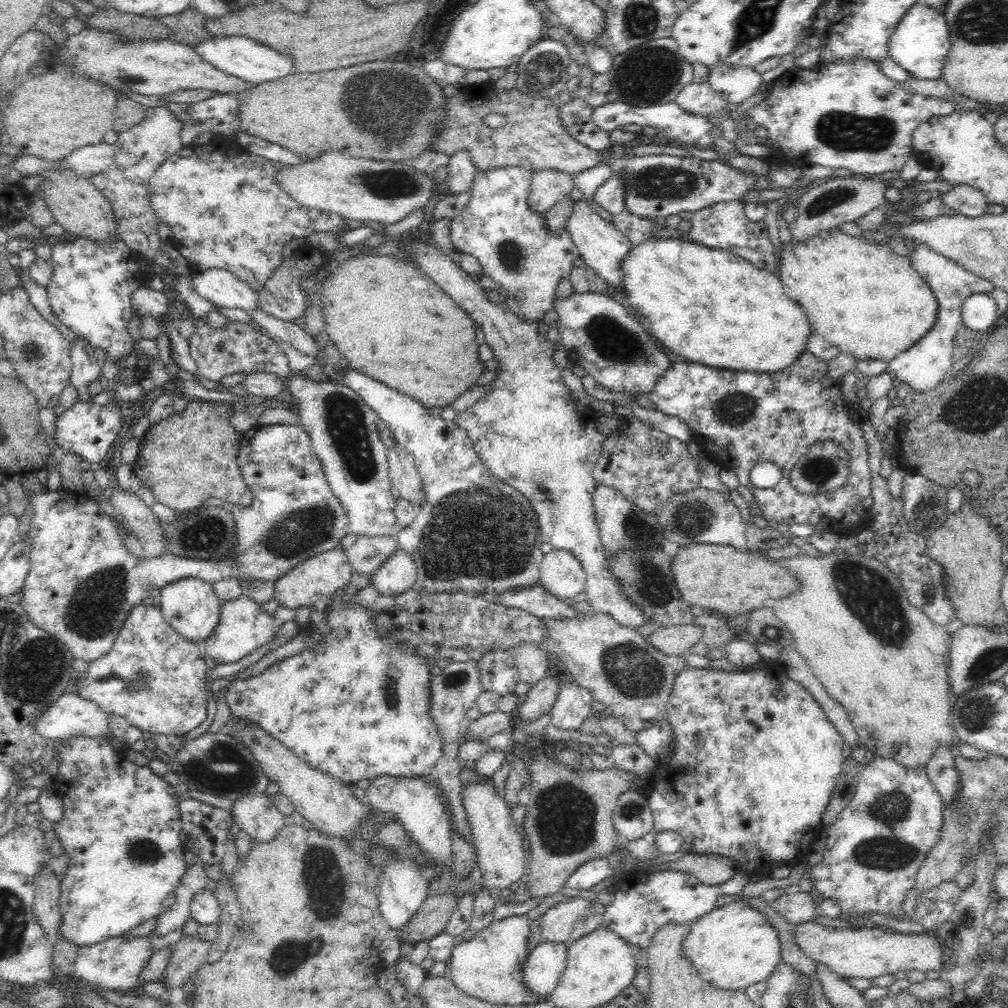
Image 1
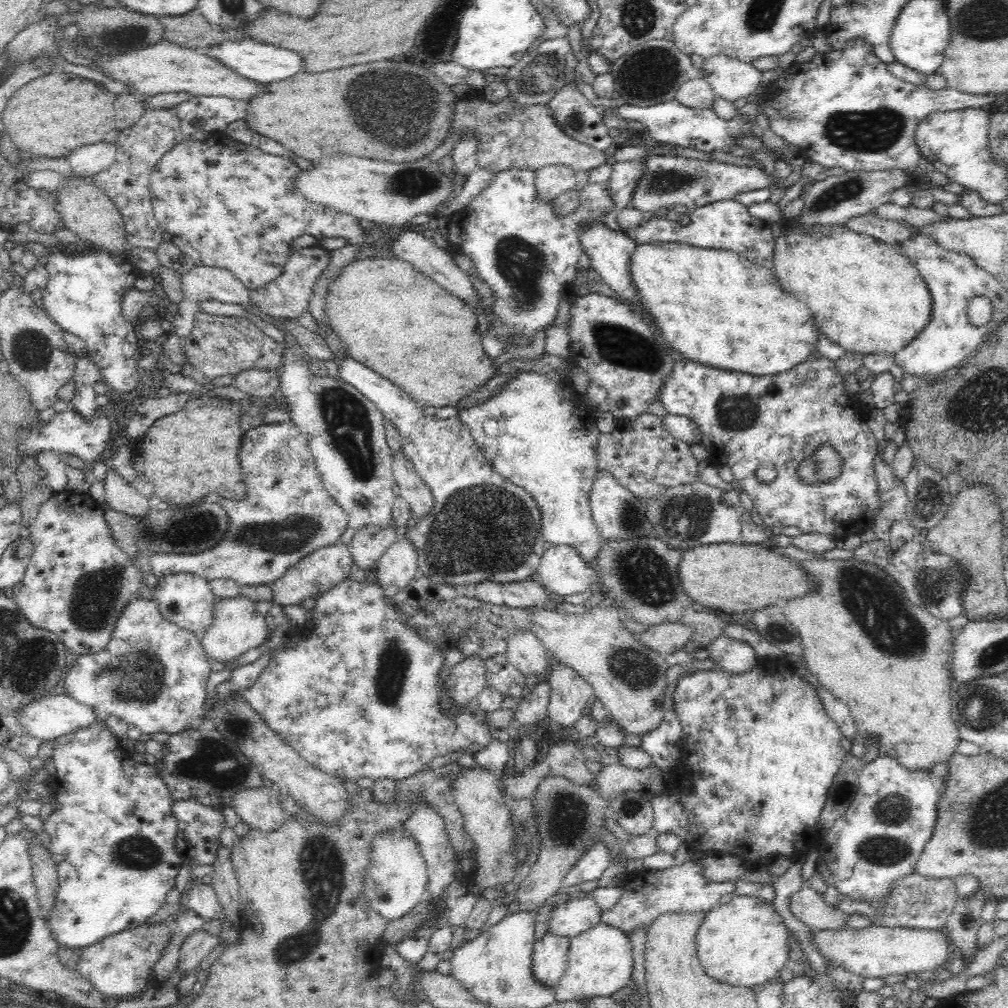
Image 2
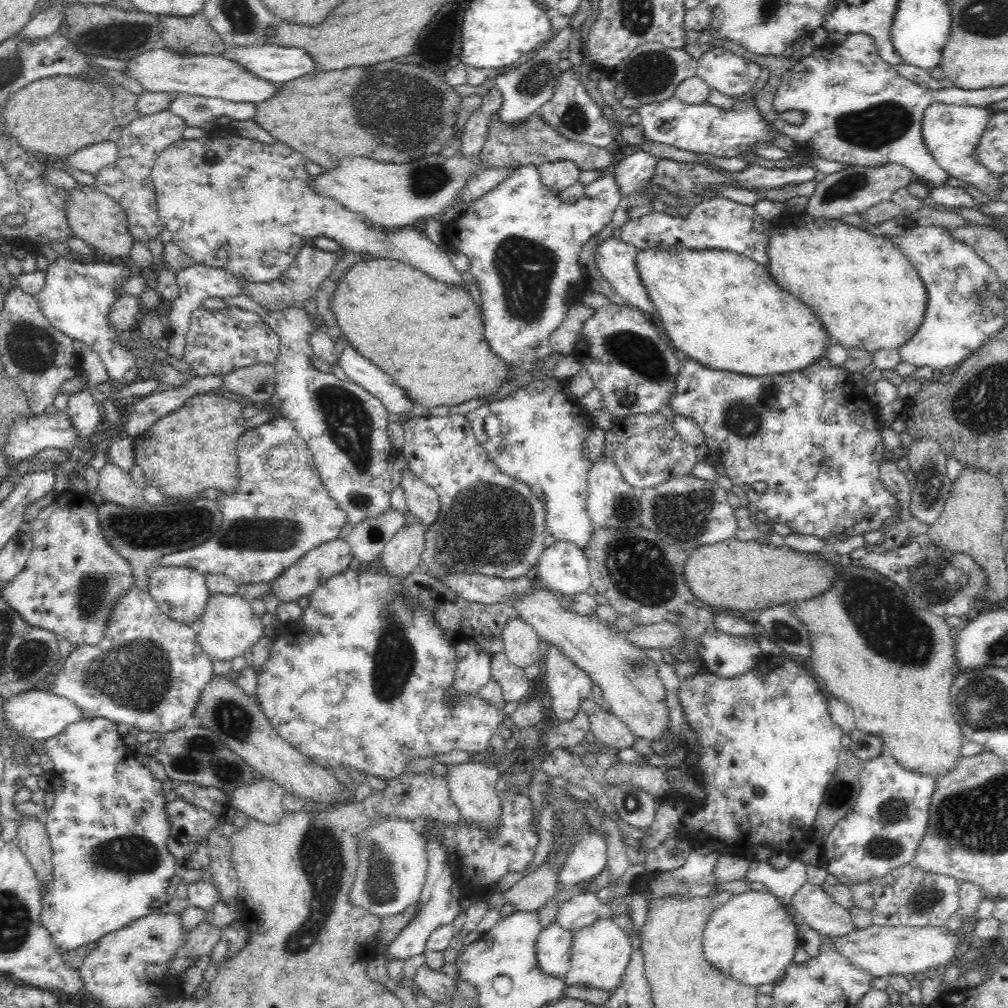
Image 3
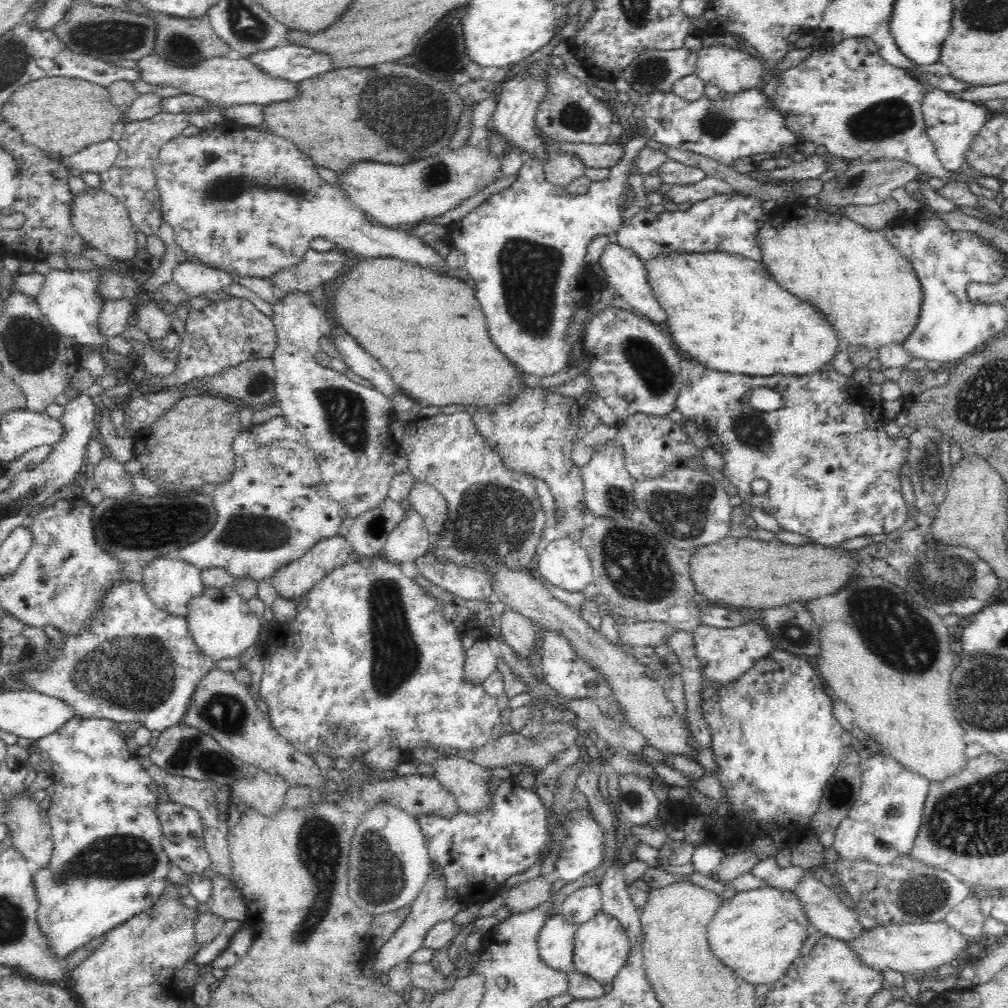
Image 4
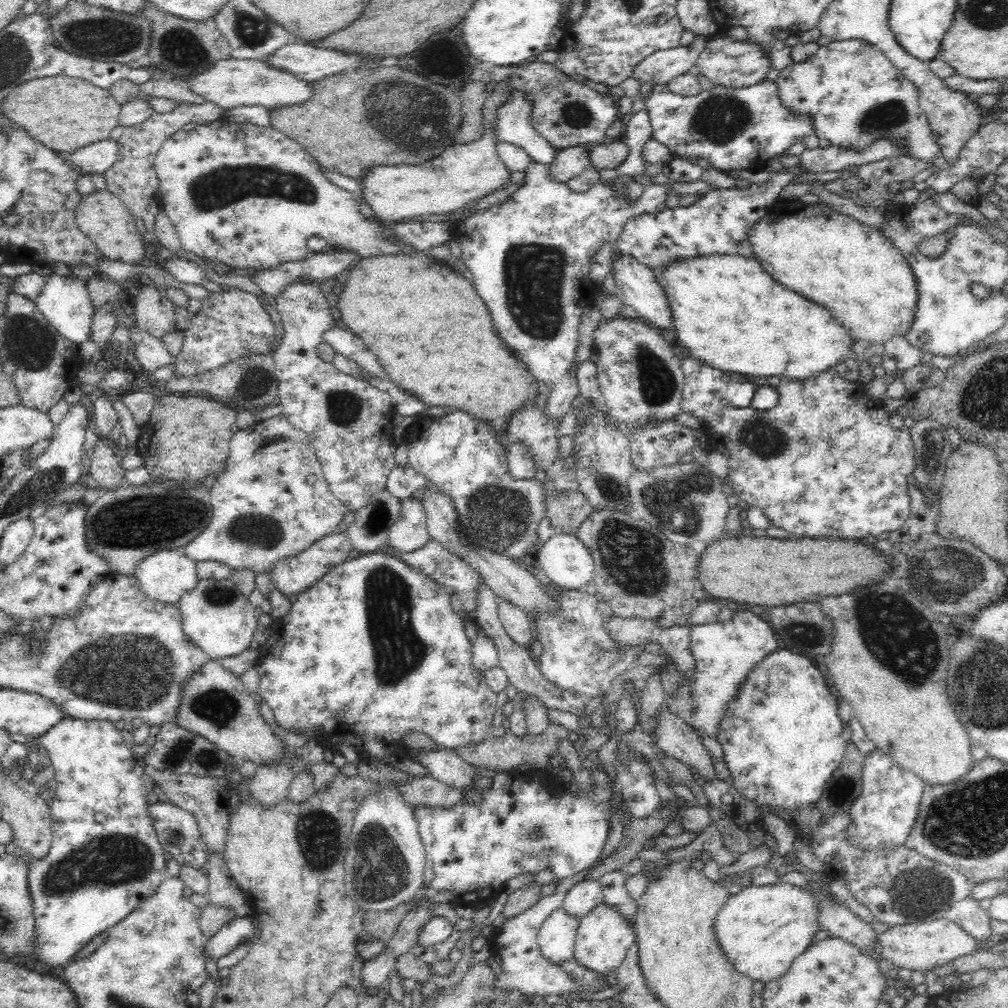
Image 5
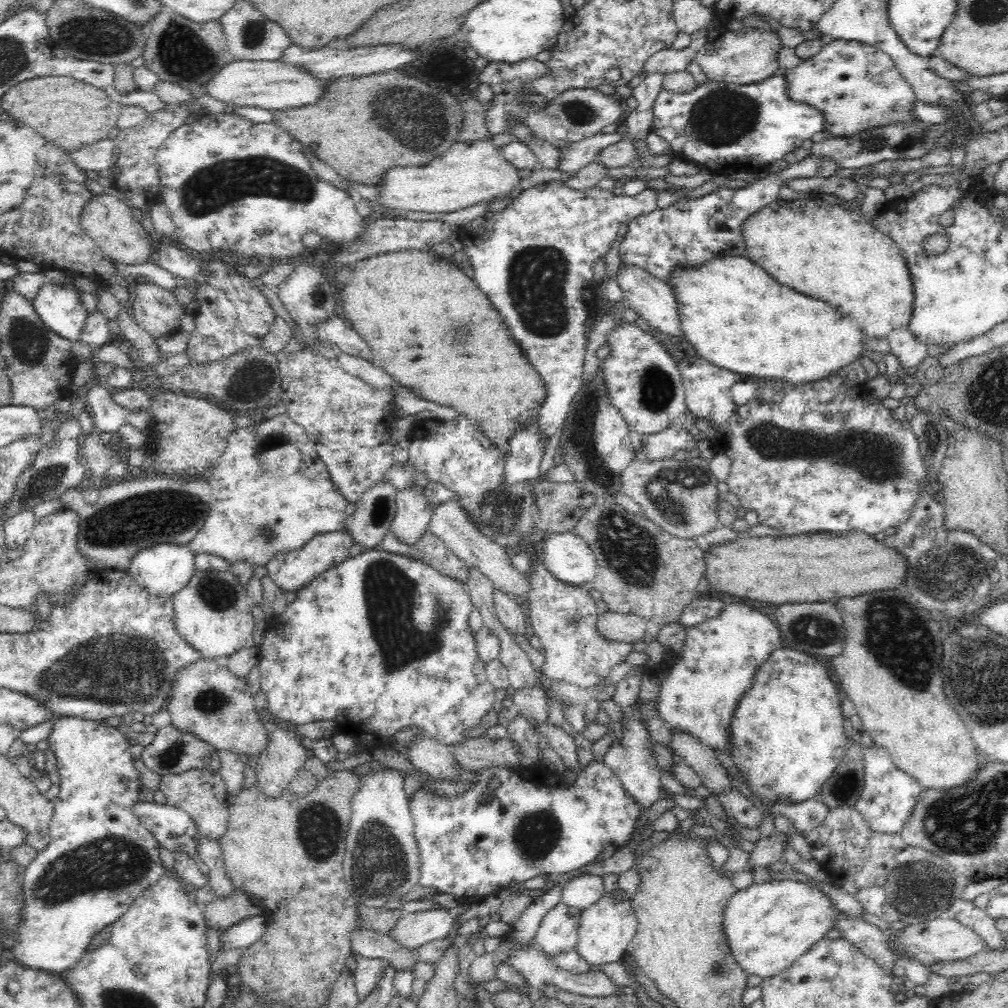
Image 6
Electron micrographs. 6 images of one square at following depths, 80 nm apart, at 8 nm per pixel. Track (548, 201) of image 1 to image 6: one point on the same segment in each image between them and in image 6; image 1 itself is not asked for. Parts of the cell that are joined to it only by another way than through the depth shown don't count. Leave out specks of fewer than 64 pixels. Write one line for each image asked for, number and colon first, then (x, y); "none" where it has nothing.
2: (550, 182)
3: (558, 175)
4: (562, 170)
5: (570, 162)
6: (572, 158)

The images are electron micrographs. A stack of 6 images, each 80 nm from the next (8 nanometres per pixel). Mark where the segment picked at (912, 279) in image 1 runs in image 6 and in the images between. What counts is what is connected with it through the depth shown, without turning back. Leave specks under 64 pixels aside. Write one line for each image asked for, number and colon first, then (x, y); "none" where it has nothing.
2: (864, 295)
3: (865, 293)
4: (870, 294)
5: (852, 269)
6: (821, 250)

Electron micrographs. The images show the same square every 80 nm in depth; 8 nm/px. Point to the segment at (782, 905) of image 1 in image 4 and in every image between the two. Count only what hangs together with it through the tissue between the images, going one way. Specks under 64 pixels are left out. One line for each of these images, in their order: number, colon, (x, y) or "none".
2: (807, 905)
3: (811, 904)
4: (826, 913)

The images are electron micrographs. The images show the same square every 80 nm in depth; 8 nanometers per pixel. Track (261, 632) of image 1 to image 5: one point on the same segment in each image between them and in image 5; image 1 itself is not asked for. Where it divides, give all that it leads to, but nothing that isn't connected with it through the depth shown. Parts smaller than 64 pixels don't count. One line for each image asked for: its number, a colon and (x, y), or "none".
2: (237, 627)
3: (228, 628)
4: (223, 626)
5: (215, 615)

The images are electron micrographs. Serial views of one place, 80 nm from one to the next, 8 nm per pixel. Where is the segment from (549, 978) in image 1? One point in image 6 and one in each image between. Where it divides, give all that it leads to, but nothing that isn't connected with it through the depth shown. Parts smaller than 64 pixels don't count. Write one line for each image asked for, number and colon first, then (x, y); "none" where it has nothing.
2: (549, 959)
3: (553, 945)
4: (555, 941)
5: (556, 938)
6: (557, 932)

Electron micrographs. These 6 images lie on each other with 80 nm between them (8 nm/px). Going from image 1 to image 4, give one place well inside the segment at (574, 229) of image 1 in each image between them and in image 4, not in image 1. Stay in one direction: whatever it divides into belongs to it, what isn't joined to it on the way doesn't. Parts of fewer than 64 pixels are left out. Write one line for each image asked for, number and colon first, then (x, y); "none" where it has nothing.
2: (608, 252)
3: (615, 258)
4: (624, 270)

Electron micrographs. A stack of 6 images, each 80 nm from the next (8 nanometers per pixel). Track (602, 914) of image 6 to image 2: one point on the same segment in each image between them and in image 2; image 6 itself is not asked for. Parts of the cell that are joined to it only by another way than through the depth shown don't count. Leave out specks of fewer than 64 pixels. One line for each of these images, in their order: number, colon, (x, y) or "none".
2: (599, 963)
3: (599, 956)
4: (601, 948)
5: (604, 937)

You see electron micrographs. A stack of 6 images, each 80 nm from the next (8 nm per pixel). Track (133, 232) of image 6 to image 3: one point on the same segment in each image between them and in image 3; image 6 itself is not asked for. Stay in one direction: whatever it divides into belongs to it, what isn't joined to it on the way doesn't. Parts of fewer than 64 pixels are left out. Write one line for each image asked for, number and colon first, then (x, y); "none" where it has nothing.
3: (93, 216)
4: (100, 219)
5: (102, 217)

